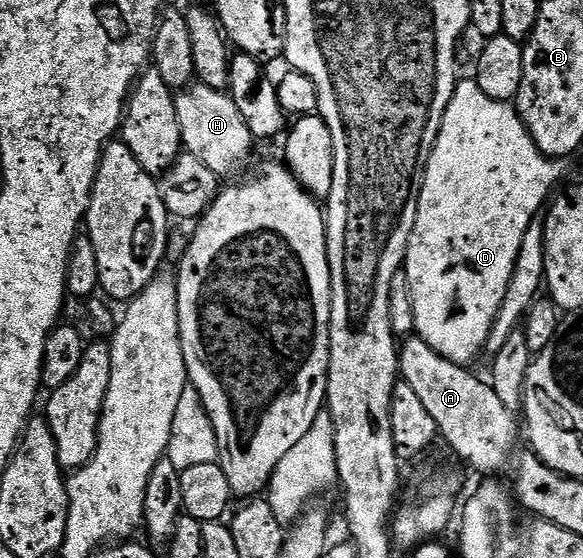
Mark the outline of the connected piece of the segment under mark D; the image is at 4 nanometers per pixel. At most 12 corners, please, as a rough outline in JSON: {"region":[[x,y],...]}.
{"region":[[458,82],[403,264],[416,334],[486,350],[565,171]]}

